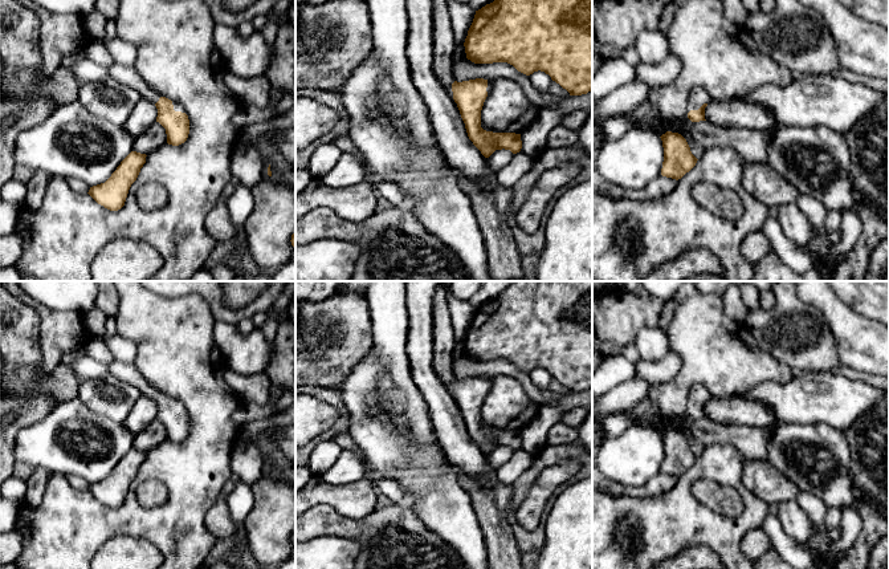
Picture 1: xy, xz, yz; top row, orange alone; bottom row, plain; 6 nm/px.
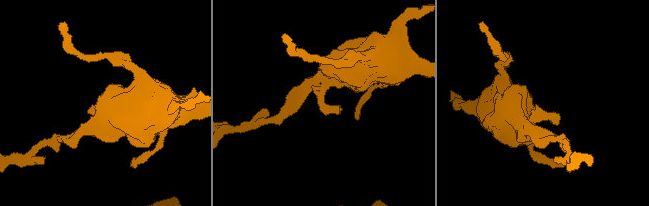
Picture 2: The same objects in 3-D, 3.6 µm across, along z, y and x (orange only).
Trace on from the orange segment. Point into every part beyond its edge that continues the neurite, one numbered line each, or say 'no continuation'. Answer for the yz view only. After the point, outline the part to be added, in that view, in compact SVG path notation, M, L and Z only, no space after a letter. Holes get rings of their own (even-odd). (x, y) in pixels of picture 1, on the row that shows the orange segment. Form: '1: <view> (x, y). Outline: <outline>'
1: yz (698, 96). Outline: M696 88L689 94L689 101L686 105L686 111L698 110L704 103L710 102L710 95L704 88Z

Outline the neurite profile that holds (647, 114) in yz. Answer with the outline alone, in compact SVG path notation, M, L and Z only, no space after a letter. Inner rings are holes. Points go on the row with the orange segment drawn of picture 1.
M648 99L631 110L629 114L639 122L641 130L651 130L658 137L666 131L678 133L677 119L661 117L657 107Z

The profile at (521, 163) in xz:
M522 151L514 154L513 159L498 172L496 172L496 182L501 187L511 188L527 171L531 170L534 159Z

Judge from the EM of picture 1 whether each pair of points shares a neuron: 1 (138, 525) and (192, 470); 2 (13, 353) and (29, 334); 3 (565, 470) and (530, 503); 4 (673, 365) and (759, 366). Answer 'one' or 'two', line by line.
1: one
2: one
3: one
4: two

